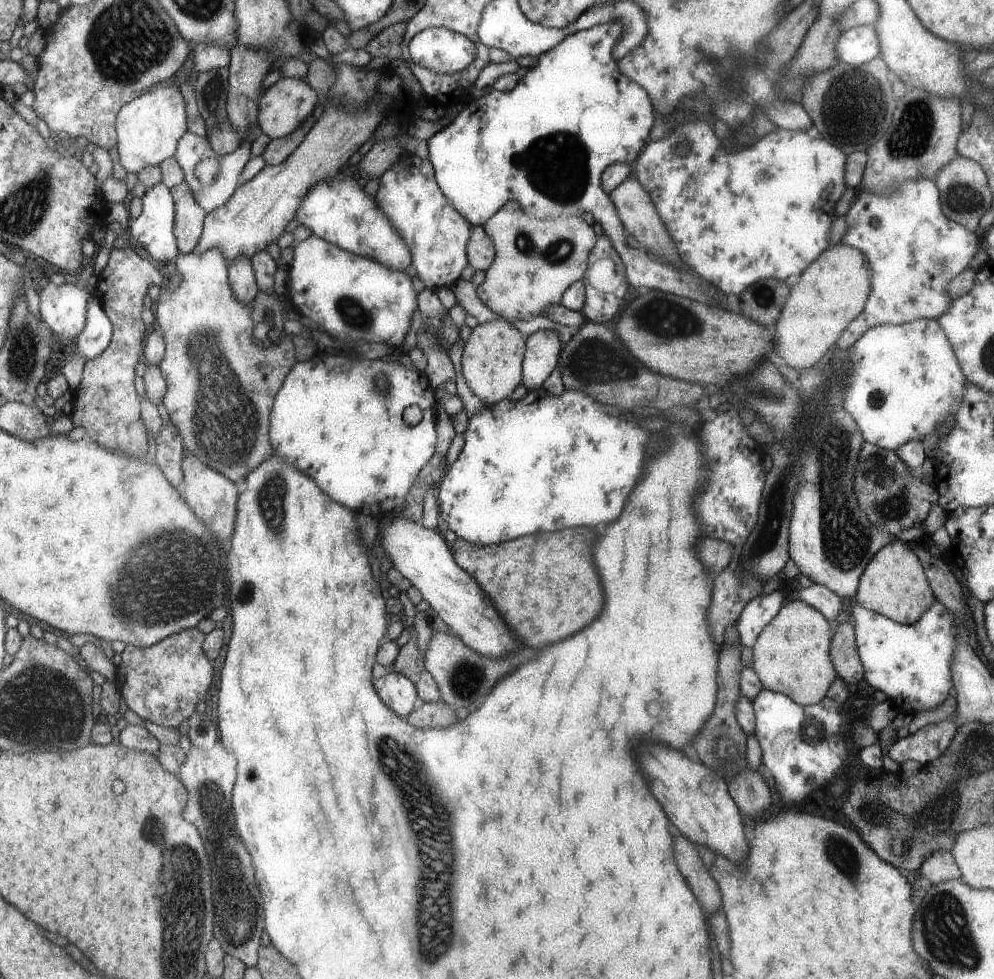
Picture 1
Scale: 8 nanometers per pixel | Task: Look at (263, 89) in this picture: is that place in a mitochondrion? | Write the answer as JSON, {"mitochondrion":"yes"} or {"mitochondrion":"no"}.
{"mitochondrion":"no"}

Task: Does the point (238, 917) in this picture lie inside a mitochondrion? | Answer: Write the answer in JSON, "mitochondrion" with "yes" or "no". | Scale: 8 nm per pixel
{"mitochondrion":"yes"}

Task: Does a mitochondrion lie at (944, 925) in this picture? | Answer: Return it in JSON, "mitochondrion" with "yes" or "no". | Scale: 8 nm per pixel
{"mitochondrion":"yes"}

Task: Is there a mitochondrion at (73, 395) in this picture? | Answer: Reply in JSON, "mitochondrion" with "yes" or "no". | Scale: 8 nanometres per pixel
{"mitochondrion":"no"}

